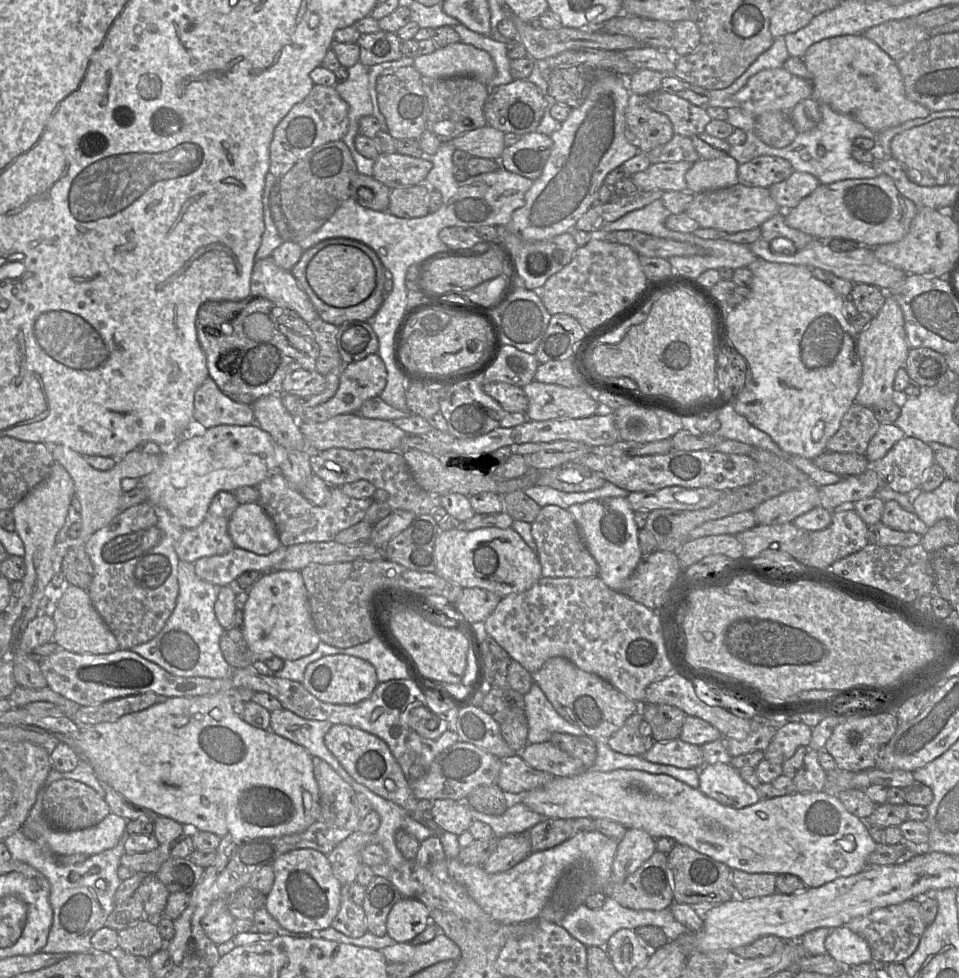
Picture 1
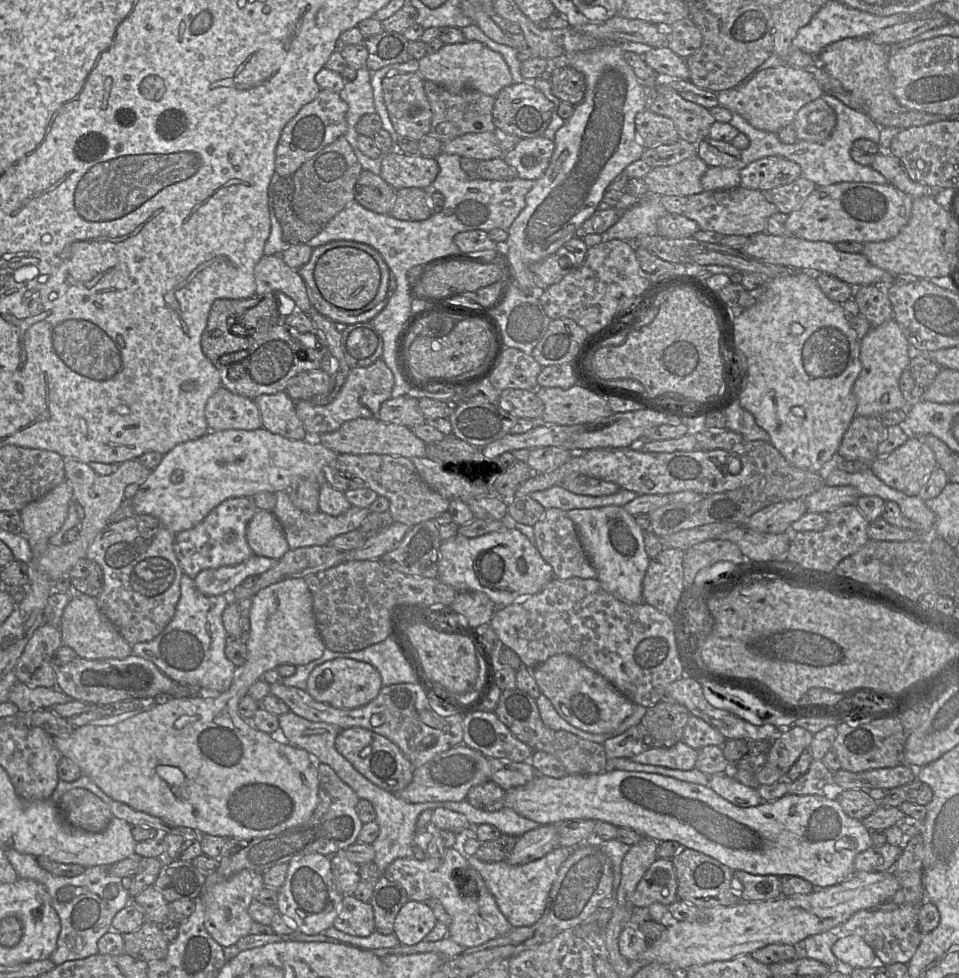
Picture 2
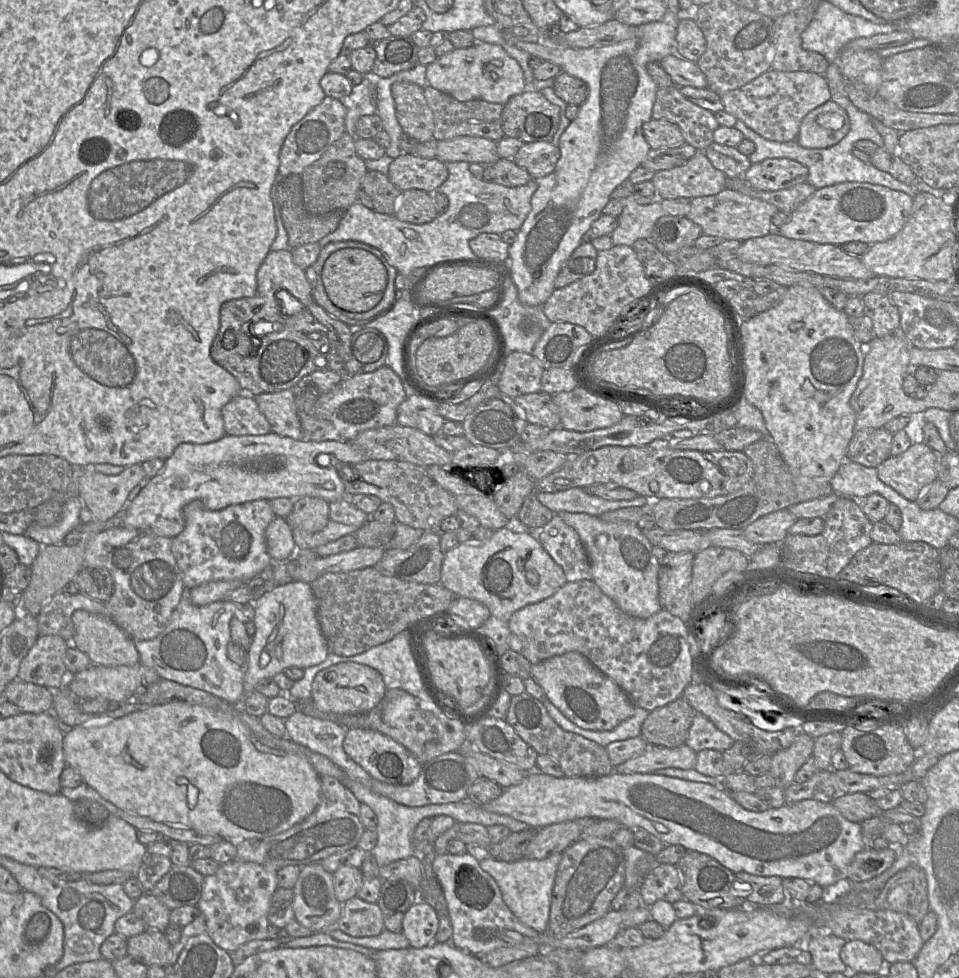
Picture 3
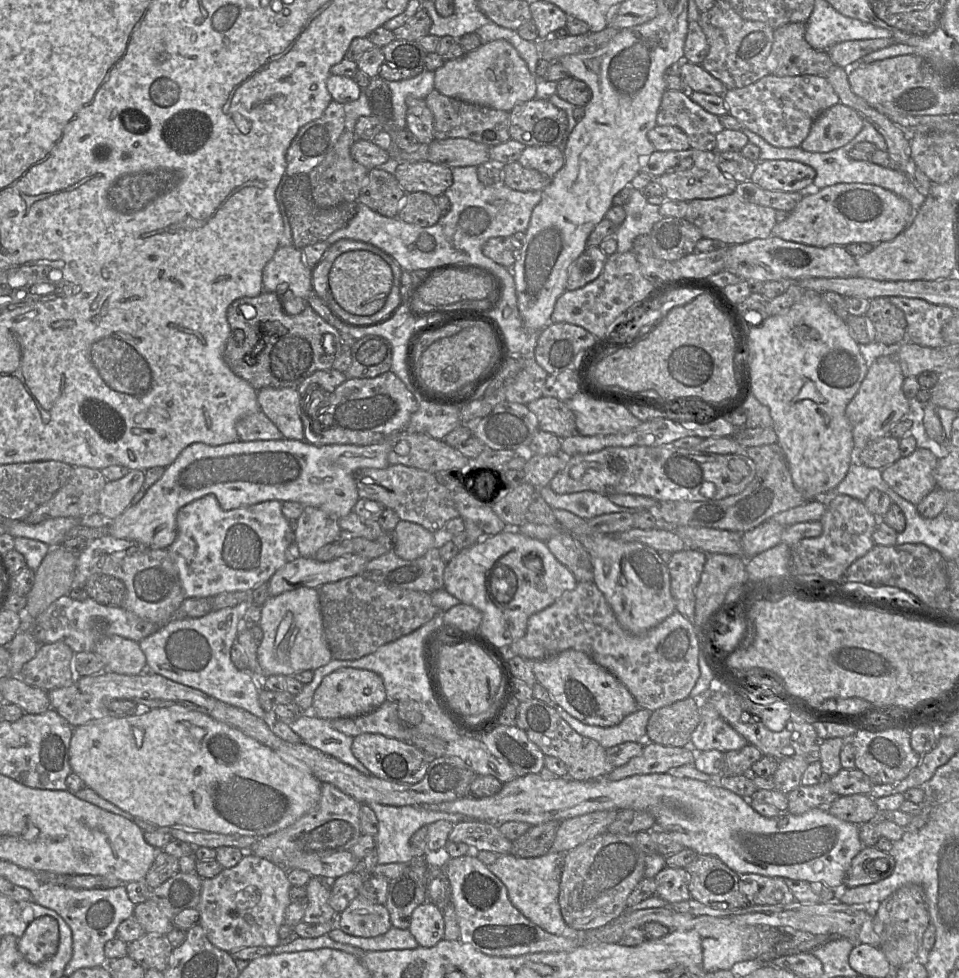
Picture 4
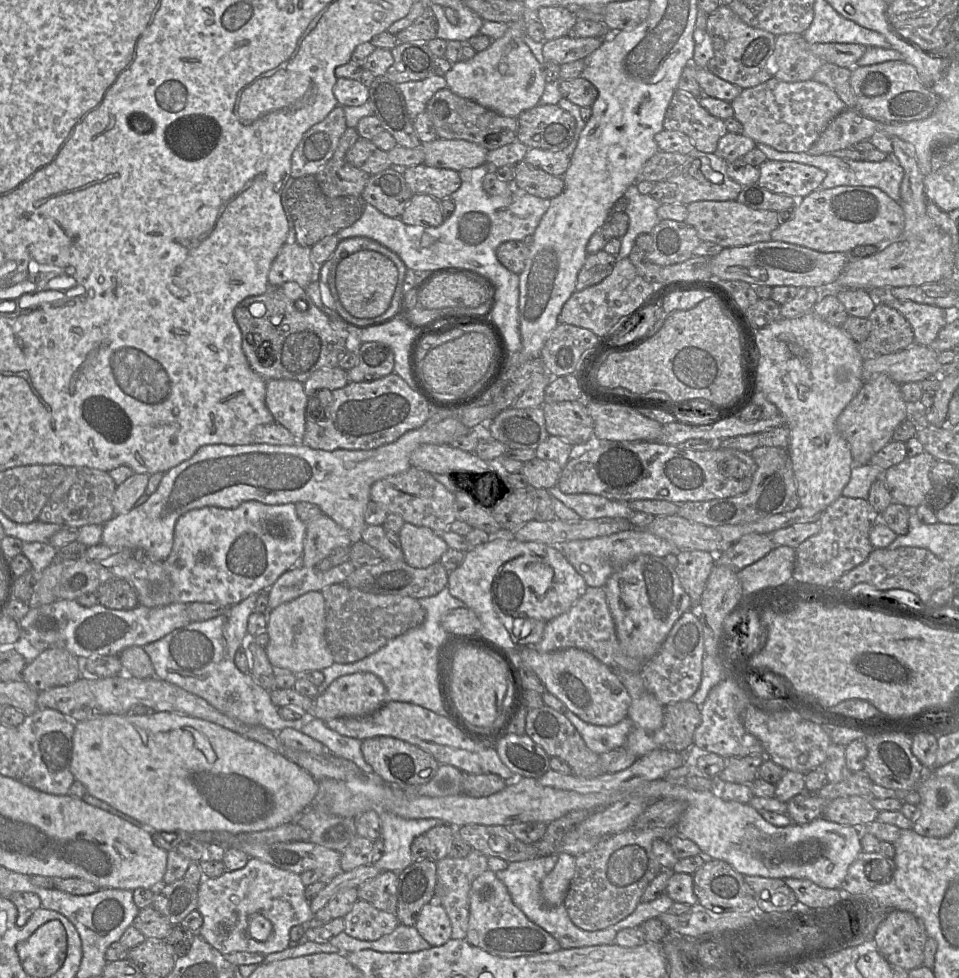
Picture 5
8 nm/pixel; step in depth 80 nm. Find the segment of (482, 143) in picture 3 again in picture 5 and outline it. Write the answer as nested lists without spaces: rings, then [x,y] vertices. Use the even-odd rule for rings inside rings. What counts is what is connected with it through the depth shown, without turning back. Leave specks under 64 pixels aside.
[[[436,139],[422,143],[424,164],[435,167],[461,171],[476,168],[486,163],[488,150],[466,140]]]

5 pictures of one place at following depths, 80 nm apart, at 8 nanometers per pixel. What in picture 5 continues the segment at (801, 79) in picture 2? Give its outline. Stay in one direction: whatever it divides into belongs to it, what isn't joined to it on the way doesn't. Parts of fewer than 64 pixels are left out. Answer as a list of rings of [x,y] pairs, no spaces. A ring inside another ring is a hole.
[[[774,76],[755,87],[743,89],[730,103],[733,117],[742,124],[744,135],[781,152],[807,152],[831,120],[847,109],[825,84],[813,79],[785,82]]]

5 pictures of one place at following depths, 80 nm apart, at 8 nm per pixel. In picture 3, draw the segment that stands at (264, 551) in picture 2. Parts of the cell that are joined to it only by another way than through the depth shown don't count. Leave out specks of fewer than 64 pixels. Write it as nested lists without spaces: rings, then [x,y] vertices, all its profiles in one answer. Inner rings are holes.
[[[276,516],[268,525],[265,537],[267,551],[273,562],[287,560],[297,550],[291,526],[284,518]]]

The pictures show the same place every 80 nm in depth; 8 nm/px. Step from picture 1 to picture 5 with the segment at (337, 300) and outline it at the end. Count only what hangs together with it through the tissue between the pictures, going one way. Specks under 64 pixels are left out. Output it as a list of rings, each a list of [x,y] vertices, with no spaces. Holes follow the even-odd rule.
[[[371,250],[355,252],[337,265],[335,286],[343,309],[356,318],[376,318],[389,308],[398,281],[395,264],[386,256]]]

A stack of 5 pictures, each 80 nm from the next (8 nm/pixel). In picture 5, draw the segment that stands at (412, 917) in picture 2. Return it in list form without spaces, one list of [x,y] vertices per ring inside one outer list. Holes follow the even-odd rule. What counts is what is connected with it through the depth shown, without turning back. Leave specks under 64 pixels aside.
[[[437,901],[422,907],[414,927],[431,947],[442,946],[451,939],[450,919]]]

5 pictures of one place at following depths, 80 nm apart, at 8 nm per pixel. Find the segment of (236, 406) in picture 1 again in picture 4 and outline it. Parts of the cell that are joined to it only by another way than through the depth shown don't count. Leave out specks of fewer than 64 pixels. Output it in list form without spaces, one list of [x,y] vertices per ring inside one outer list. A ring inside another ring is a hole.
[[[261,410],[240,419],[236,424],[236,431],[238,441],[284,439],[279,429]]]

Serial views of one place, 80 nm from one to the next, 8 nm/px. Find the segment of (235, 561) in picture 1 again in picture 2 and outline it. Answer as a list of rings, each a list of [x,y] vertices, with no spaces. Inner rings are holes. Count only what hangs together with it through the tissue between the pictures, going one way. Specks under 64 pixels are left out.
[[[253,554],[233,566],[202,570],[194,579],[196,589],[206,596],[227,595],[251,575],[261,575],[278,560]]]

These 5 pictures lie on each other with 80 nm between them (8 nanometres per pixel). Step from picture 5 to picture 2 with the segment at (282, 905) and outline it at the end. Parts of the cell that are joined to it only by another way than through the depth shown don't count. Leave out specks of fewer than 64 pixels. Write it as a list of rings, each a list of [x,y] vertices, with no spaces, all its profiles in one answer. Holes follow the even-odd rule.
[[[244,869],[216,883],[208,890],[202,890],[200,895],[205,905],[204,926],[219,945],[222,947],[235,945],[239,939],[250,934],[254,921],[248,909],[256,894],[263,888],[262,874]]]

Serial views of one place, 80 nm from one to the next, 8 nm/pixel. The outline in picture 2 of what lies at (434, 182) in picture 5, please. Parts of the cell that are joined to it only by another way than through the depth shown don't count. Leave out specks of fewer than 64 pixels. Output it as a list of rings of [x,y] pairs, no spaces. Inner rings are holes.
[[[393,150],[382,156],[379,175],[397,191],[403,188],[430,189],[438,173],[435,158],[405,155]]]

